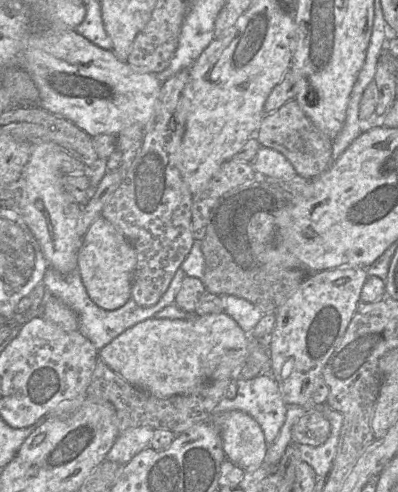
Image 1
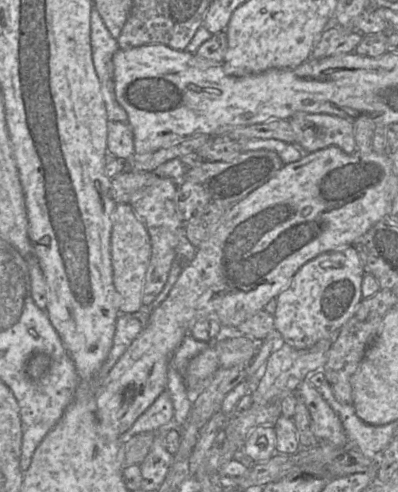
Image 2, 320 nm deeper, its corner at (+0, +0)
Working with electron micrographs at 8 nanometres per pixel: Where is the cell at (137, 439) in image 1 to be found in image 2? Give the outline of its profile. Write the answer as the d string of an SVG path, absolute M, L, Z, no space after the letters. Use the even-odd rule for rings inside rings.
M163 391L155 401L133 423L131 428L121 437L122 443L136 434L157 431L173 419L174 409L172 400L167 391Z

